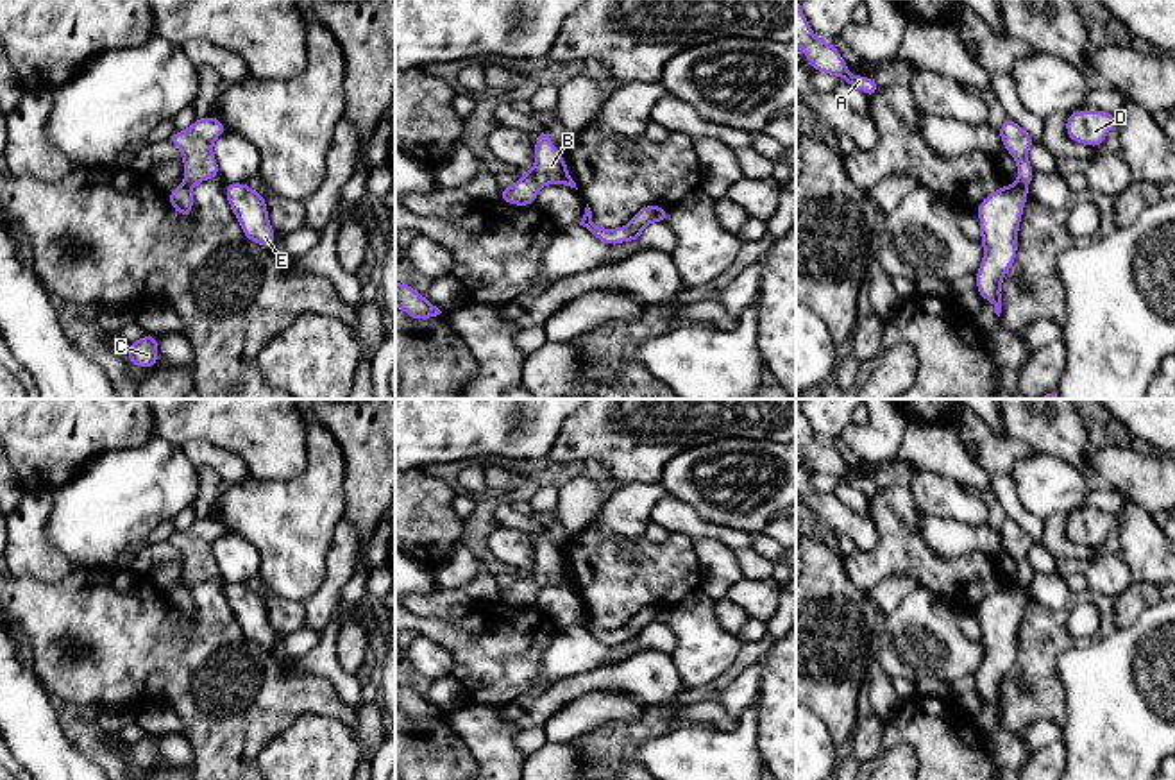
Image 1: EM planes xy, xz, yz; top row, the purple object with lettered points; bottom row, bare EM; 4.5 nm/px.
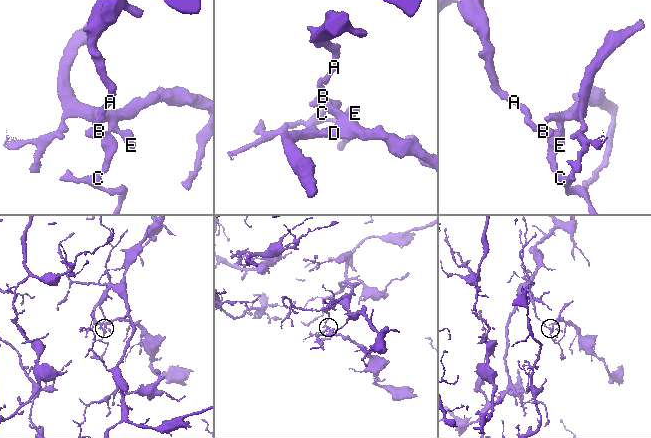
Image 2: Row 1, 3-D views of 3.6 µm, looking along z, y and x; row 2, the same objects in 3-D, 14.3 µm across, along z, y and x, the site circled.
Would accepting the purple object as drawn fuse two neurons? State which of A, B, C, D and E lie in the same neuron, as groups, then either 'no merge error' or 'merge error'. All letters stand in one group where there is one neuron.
groups A B C / D E; merge error

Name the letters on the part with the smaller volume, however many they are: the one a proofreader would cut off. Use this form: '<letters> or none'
D, E

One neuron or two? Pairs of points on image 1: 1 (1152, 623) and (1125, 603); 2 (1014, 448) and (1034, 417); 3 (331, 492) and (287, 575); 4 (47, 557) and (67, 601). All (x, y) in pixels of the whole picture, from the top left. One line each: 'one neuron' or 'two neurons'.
1: two neurons
2: two neurons
3: one neuron
4: two neurons

